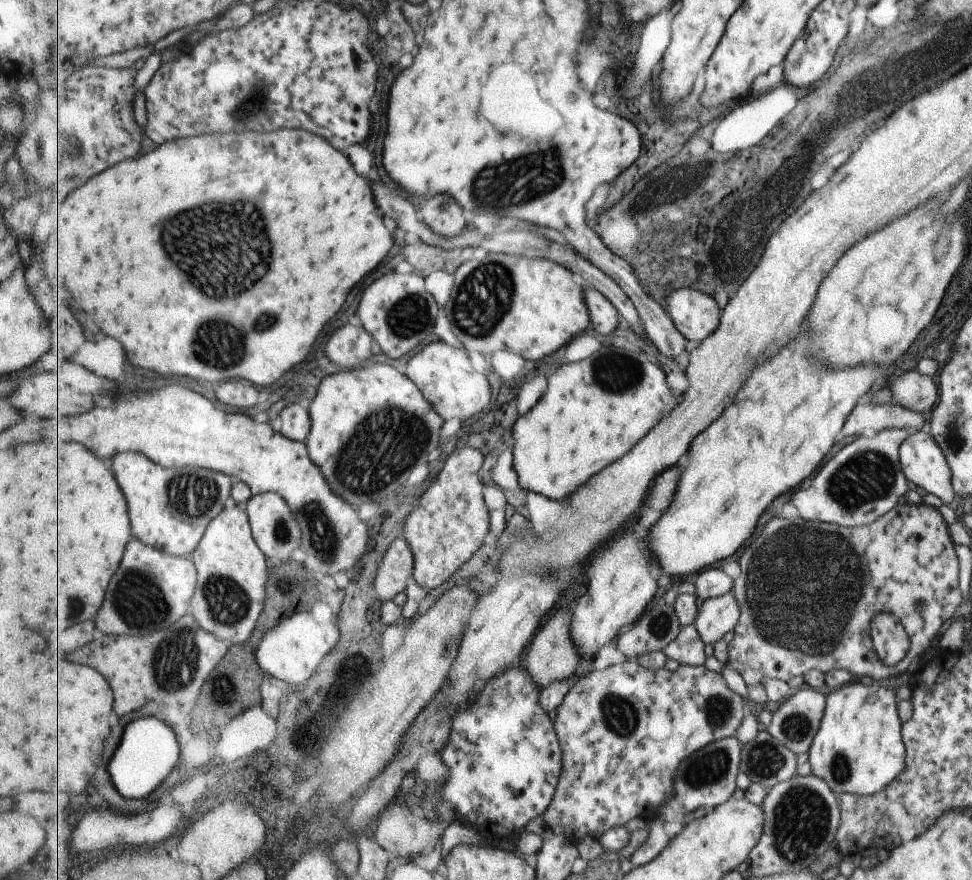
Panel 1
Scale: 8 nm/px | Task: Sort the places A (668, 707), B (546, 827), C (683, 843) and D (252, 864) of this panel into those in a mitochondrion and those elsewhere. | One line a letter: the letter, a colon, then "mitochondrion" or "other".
A: other
B: other
C: other
D: other

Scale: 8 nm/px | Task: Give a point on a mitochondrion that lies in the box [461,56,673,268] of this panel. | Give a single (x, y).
(549, 172)

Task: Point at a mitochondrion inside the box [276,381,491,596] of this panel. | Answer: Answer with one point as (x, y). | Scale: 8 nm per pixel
(387, 443)

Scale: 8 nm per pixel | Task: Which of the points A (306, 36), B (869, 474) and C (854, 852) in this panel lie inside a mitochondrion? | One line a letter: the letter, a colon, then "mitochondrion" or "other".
A: other
B: mitochondrion
C: other

